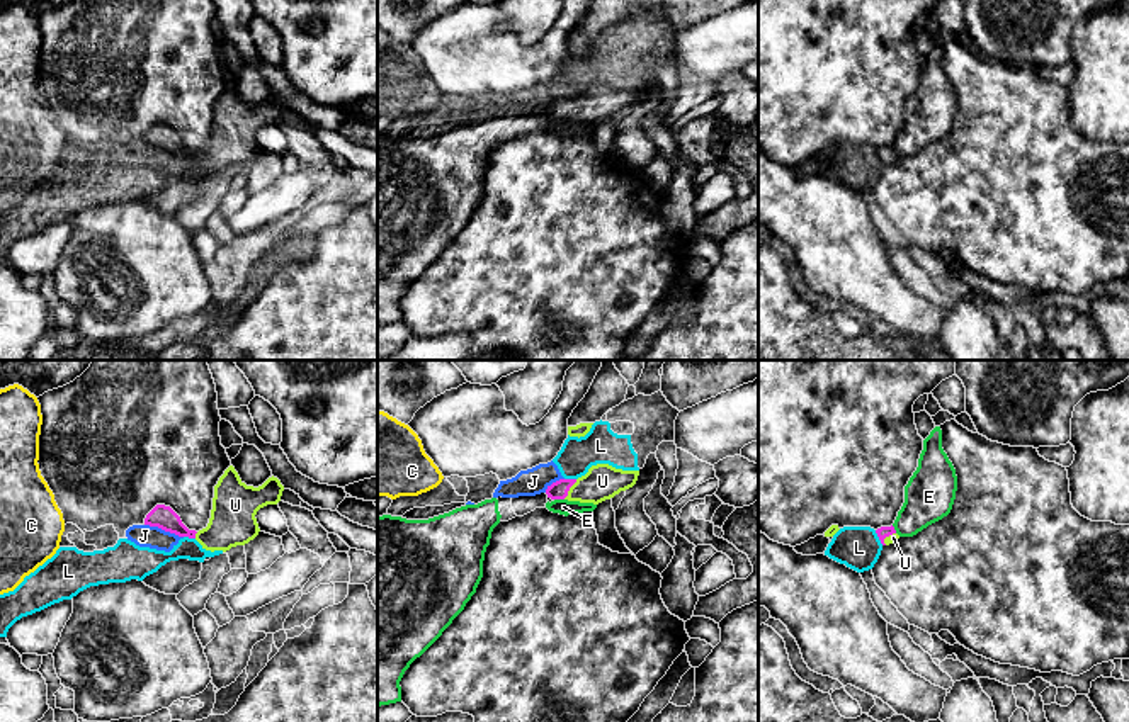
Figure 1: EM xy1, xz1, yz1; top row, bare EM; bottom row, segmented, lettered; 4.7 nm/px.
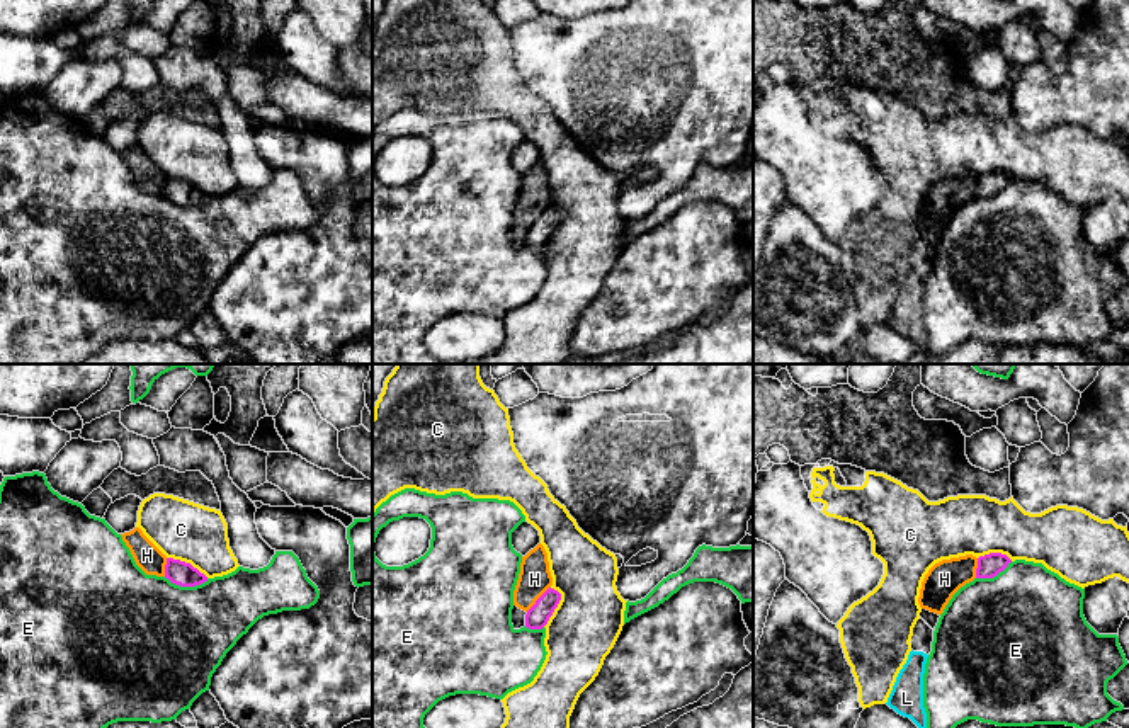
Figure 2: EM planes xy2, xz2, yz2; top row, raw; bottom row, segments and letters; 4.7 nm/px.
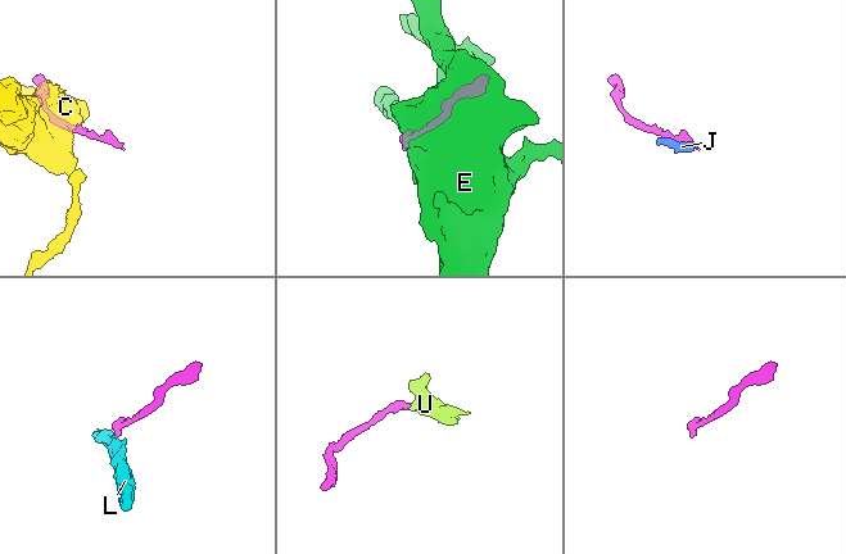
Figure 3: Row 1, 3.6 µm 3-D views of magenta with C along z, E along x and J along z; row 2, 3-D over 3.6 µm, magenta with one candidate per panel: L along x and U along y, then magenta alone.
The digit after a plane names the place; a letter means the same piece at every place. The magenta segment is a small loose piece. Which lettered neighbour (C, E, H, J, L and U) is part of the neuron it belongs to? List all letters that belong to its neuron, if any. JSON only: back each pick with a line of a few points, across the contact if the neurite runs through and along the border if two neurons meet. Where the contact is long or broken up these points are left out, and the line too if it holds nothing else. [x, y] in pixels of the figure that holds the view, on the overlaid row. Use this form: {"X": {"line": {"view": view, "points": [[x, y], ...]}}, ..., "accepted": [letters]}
{"U": {"line": {"view": "xz1", "points": [[558, 490], [568, 490], [587, 490], [602, 481]]}}, "accepted": ["U"]}

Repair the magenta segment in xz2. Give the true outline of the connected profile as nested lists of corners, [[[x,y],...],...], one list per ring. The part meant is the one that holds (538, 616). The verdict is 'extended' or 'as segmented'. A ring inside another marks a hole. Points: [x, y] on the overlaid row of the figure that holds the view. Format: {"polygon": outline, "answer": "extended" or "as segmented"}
{"polygon": [[[547,589],[525,614],[525,628],[542,629],[561,600],[561,594]]], "answer": "as segmented"}

